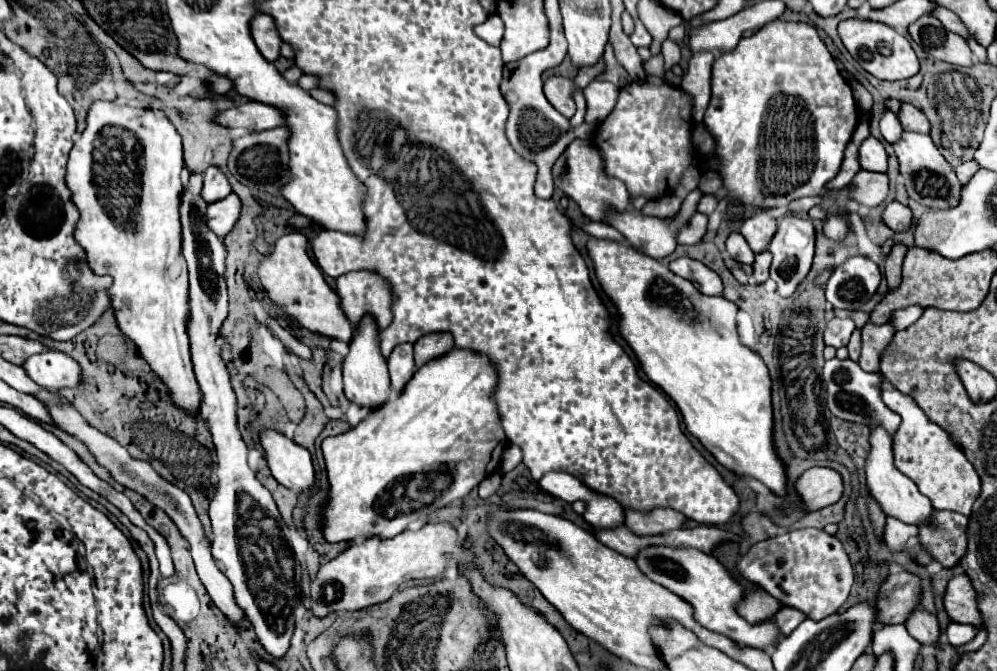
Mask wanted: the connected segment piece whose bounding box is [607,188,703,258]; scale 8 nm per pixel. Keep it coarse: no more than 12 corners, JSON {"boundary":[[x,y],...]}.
{"boundary":[[703,192],[687,194],[671,218],[627,208],[607,224],[651,258],[677,248],[677,232],[697,212]]}

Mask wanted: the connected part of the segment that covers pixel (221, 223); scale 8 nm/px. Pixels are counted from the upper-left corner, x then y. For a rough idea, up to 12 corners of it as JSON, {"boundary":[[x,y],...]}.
{"boundary":[[229,194],[207,208],[209,228],[225,236],[241,218],[241,200]]}

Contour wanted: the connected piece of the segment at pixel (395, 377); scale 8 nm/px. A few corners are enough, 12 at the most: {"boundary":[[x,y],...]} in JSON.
{"boundary":[[399,344],[389,356],[393,392],[415,372],[413,344]]}

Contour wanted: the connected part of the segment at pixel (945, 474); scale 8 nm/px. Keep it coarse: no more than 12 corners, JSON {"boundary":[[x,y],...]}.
{"boundary":[[887,380],[895,466],[937,510],[969,516],[981,480],[961,446]]}

